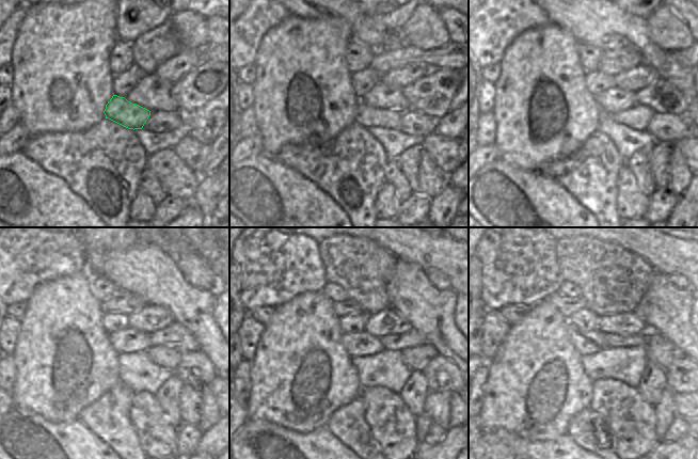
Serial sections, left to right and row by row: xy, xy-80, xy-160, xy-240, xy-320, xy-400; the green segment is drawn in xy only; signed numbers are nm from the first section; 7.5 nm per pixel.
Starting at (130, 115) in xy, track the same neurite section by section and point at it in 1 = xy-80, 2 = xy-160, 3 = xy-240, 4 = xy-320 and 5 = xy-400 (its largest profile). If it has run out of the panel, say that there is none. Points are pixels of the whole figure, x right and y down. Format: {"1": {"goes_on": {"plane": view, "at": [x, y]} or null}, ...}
{"1": {"goes_on": {"plane": "xy-80", "at": [365, 115]}}, "2": {"goes_on": {"plane": "xy-160", "at": [638, 116]}}, "3": {"goes_on": {"plane": "xy-240", "at": [169, 358]}}, "4": {"goes_on": {"plane": "xy-320", "at": [416, 358]}}, "5": {"goes_on": {"plane": "xy-400", "at": [662, 352]}}}

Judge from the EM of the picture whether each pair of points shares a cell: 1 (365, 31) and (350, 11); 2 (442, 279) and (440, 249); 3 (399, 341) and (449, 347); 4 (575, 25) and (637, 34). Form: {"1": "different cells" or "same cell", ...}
{"1": "same cell", "2": "different cells", "3": "different cells", "4": "same cell"}

